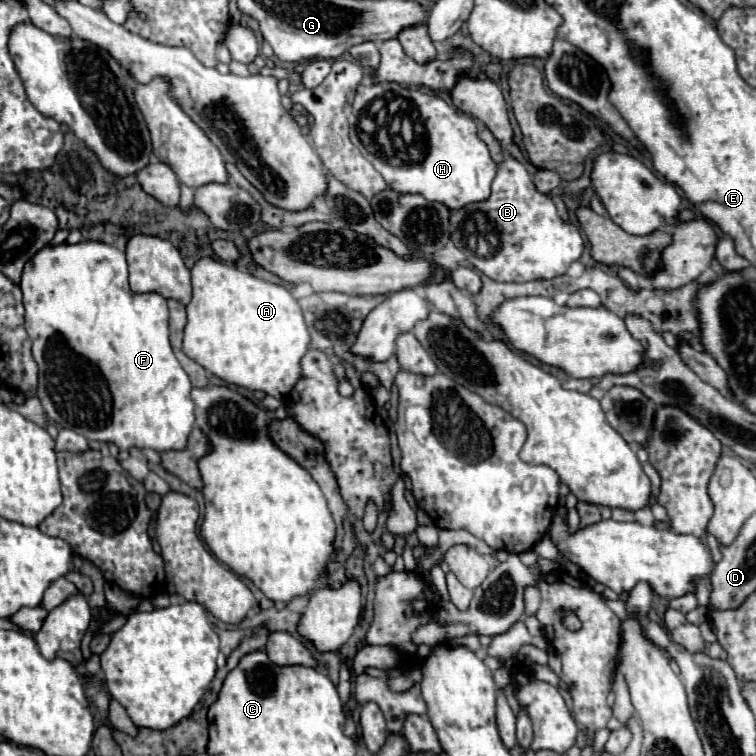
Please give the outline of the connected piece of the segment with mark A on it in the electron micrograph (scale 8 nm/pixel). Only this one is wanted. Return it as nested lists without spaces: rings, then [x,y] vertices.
[[[201,258],[193,266],[191,282],[193,282],[193,300],[187,306],[183,352],[227,384],[259,390],[277,400],[283,400],[287,394],[291,394],[295,384],[303,378],[301,358],[307,354],[311,344],[303,310],[299,302],[291,296],[291,292],[281,284],[259,280],[247,272],[221,264],[219,260],[213,258]]]

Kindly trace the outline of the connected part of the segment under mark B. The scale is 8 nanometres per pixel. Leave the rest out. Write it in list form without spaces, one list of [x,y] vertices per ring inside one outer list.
[[[511,154],[497,164],[491,196],[451,212],[449,226],[451,242],[467,256],[467,262],[497,282],[557,278],[583,254],[583,238],[579,230],[559,218],[551,198],[535,190],[531,174]]]

